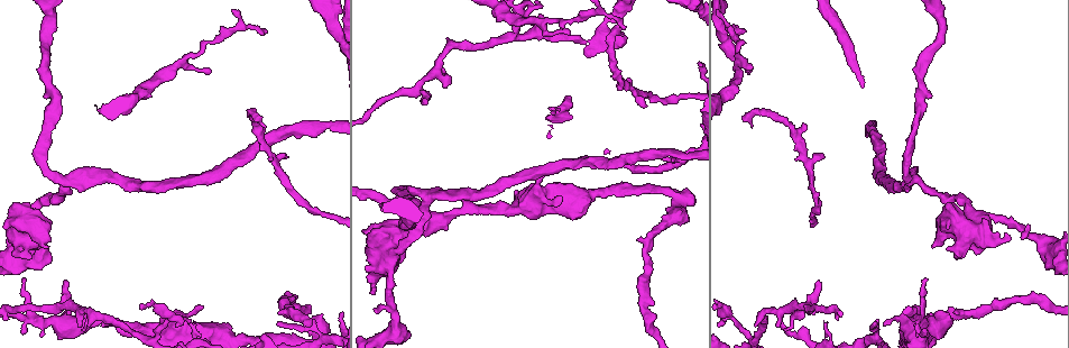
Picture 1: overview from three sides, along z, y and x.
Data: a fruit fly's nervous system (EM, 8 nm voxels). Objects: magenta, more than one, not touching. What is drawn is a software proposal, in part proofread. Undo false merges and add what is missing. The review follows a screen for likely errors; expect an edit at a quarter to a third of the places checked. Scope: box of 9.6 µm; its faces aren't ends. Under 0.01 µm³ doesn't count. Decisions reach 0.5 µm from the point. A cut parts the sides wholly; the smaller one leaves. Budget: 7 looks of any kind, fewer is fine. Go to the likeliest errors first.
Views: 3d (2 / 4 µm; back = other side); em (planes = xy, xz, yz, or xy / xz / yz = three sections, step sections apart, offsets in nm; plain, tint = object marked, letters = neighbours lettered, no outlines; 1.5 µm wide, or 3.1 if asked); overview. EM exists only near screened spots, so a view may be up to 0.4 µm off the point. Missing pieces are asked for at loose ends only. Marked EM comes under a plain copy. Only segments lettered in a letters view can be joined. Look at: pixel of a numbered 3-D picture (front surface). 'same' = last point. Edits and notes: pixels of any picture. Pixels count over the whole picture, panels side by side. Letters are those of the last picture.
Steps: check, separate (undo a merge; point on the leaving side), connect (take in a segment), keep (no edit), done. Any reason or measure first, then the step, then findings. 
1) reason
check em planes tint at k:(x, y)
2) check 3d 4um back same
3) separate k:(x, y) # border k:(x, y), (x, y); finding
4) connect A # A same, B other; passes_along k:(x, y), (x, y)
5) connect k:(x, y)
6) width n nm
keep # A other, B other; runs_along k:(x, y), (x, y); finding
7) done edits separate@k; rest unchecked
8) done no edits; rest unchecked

tapers out
check em planes letters at 1:(276, 324)

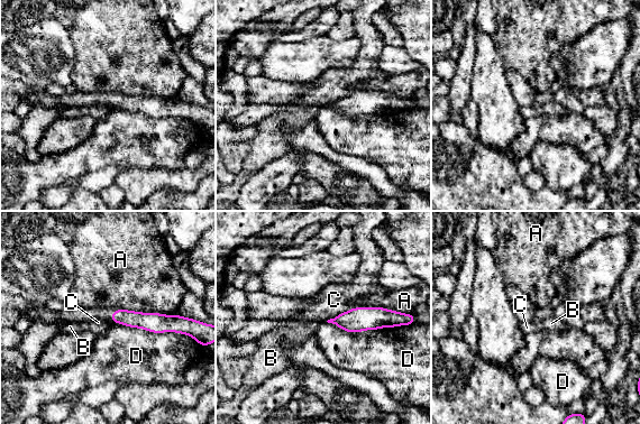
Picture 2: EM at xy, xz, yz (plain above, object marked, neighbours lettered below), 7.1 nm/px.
keep # A other, B other, C other, D other; runs_along 2:(113, 316), (175, 324); no lettered segment goes on from it

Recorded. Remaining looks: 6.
calibre changes
check 3d 2um at 1:(391, 284)

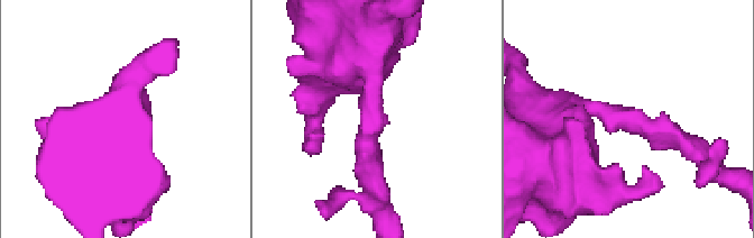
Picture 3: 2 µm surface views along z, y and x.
arm_widths 180, 700 nm; shape alone is not enough
check em yz step 8 tint at 3:(369, 115)

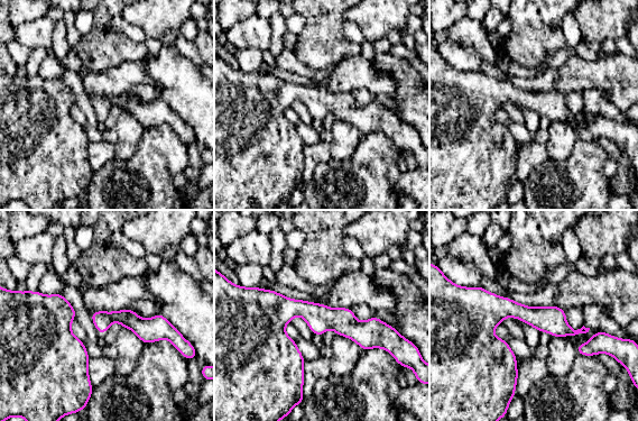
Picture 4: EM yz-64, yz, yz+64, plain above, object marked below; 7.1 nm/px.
another direction
check em planes letters same

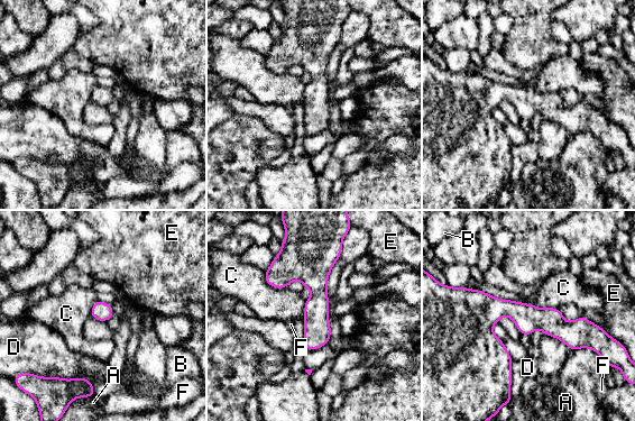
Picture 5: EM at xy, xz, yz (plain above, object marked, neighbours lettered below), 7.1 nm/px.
longest_contact D 320 nm
keep # A other, B other, C other, D other, E other, F other; runs_along 5:(471, 312), (515, 310), (604, 335); one neuron here

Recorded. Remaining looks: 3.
an open end
check 3d 4um at 1:(744, 30)

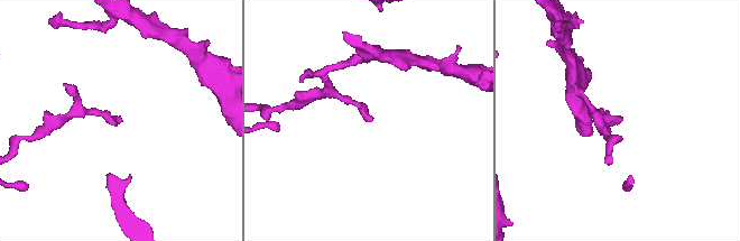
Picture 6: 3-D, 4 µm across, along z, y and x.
check em yz step 4 letters at 6:(370, 119)

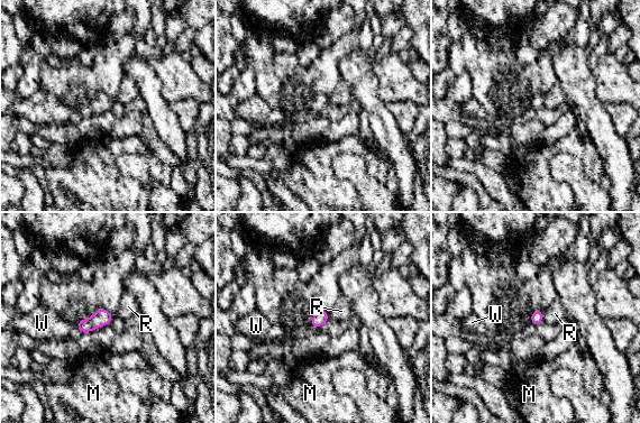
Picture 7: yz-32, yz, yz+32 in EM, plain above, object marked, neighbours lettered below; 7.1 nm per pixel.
check em planes letters same

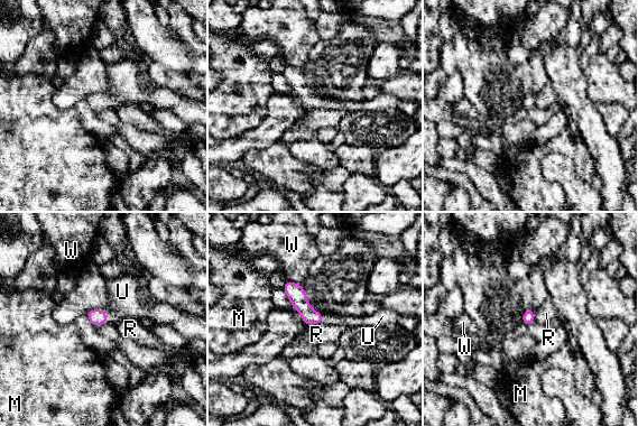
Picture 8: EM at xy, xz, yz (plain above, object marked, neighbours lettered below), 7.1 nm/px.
connect U # M other, R other, U same, W other; passes_along 8:(96, 317), (107, 316), (122, 292); the neuron continues

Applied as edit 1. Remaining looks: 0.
done edits connect@8; rest unchecked

